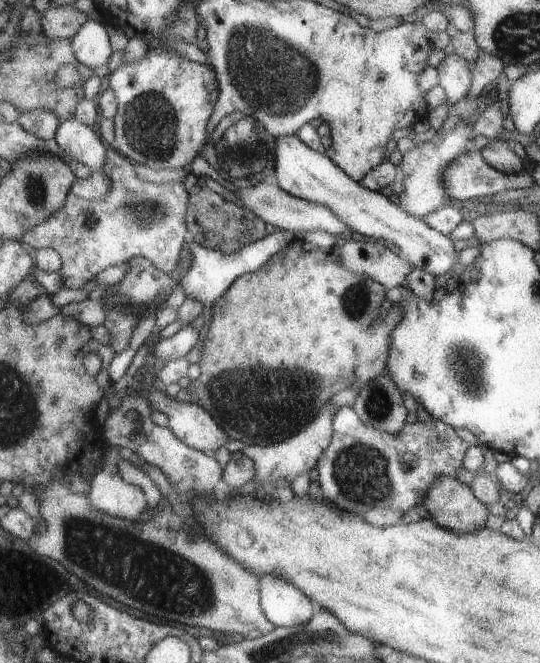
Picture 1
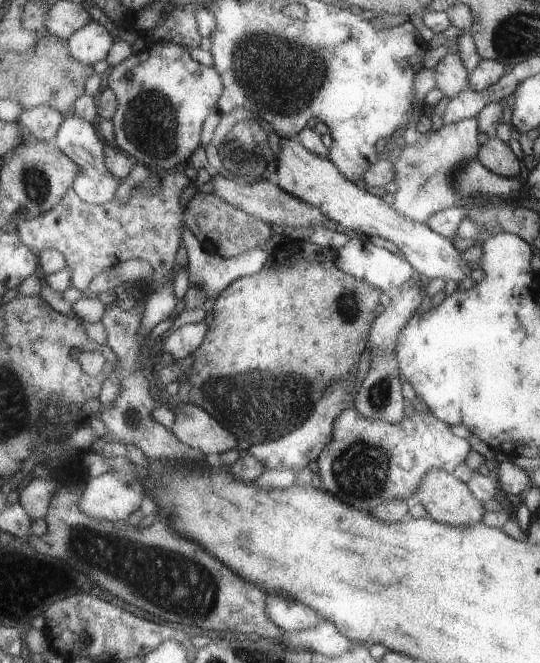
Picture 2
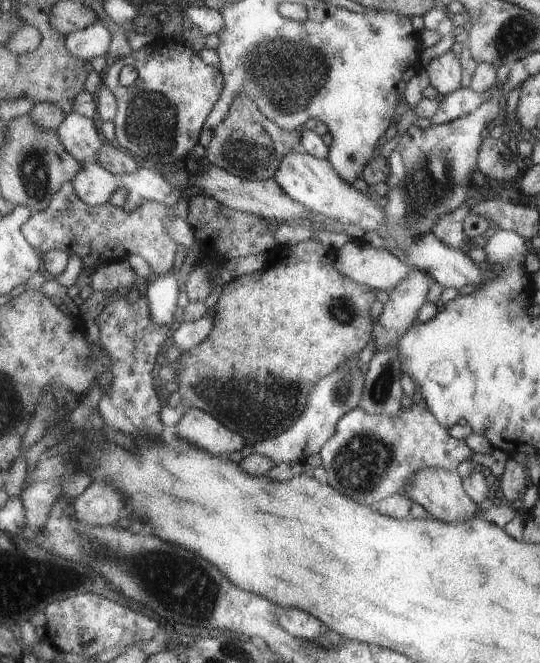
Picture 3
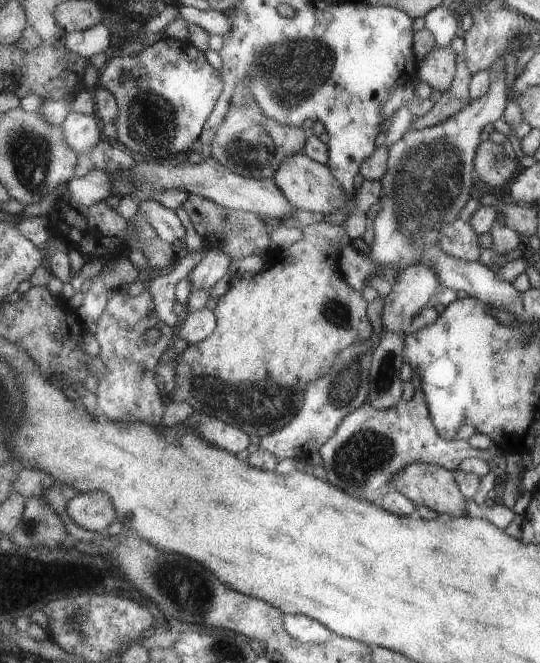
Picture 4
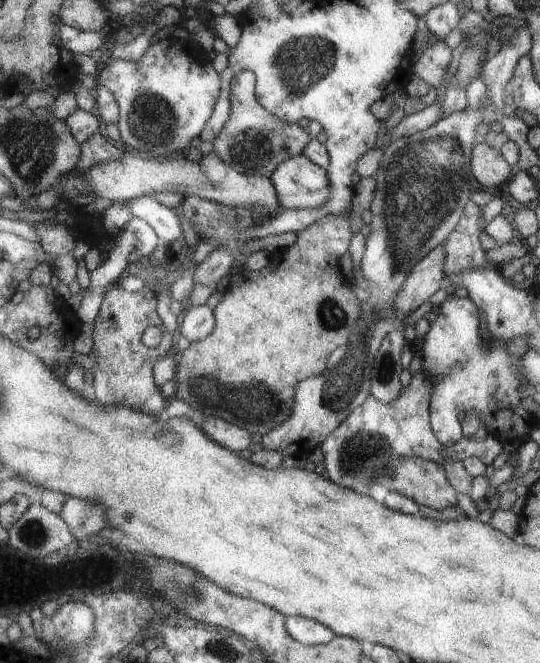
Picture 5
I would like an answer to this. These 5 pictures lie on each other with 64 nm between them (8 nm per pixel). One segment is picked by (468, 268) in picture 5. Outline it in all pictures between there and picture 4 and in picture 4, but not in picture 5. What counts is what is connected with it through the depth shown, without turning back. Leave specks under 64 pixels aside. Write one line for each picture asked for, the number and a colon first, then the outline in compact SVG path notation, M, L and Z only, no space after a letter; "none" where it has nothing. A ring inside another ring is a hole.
4: M471 200L455 224L447 224L441 230L439 246L453 258L463 258L467 262L477 262L483 248L479 246L479 234L473 228L473 216L481 208L481 200Z

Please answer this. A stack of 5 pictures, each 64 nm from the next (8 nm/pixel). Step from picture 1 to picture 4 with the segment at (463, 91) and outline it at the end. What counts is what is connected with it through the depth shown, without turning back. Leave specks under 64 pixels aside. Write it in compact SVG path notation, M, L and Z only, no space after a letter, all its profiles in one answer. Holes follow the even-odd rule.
M439 48L425 56L419 62L419 78L427 84L431 84L437 92L447 94L455 80L457 80L457 70L459 70L459 54L453 52L453 48Z

